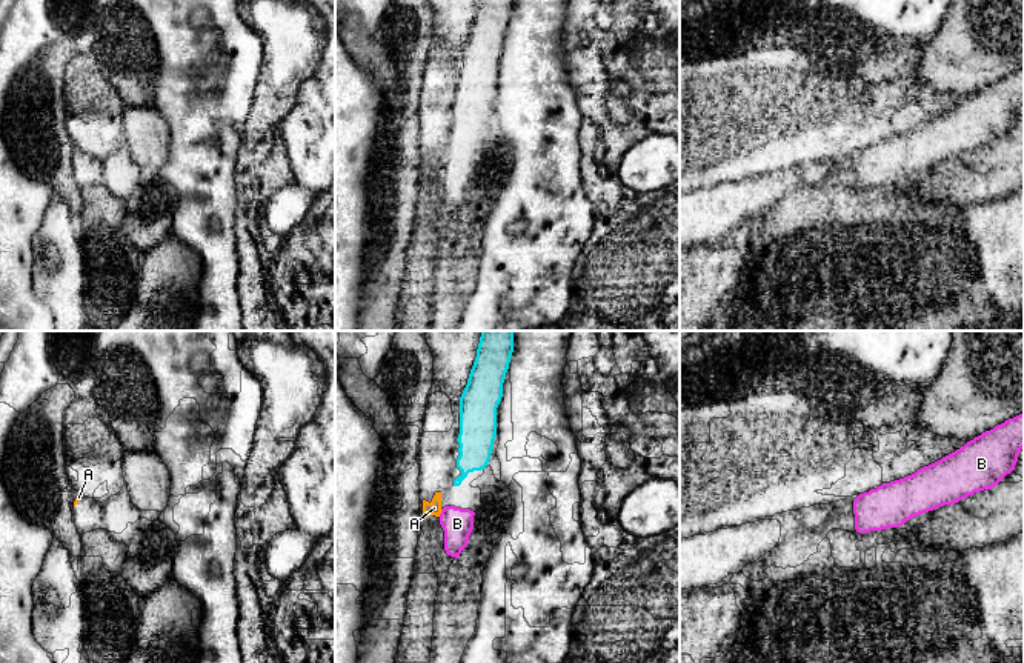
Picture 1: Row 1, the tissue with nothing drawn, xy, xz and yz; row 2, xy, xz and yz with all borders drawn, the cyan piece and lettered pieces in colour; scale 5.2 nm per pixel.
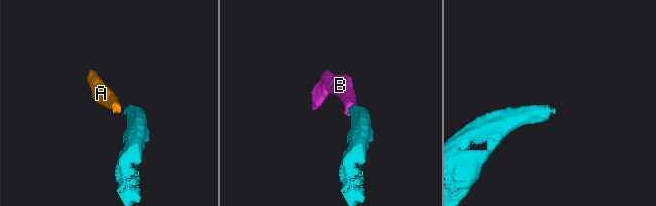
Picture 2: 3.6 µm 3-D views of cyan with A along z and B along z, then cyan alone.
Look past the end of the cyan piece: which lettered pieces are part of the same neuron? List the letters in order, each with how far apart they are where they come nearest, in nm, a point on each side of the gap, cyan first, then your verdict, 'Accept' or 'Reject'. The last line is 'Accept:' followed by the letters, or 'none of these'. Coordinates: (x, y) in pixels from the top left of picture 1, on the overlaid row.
A: Distance 80 nm. Across: xz (454, 485), (440, 493). Reject
B: Distance 110 nm. Across: xz (454, 485), (454, 506). Accept
Accept: B

